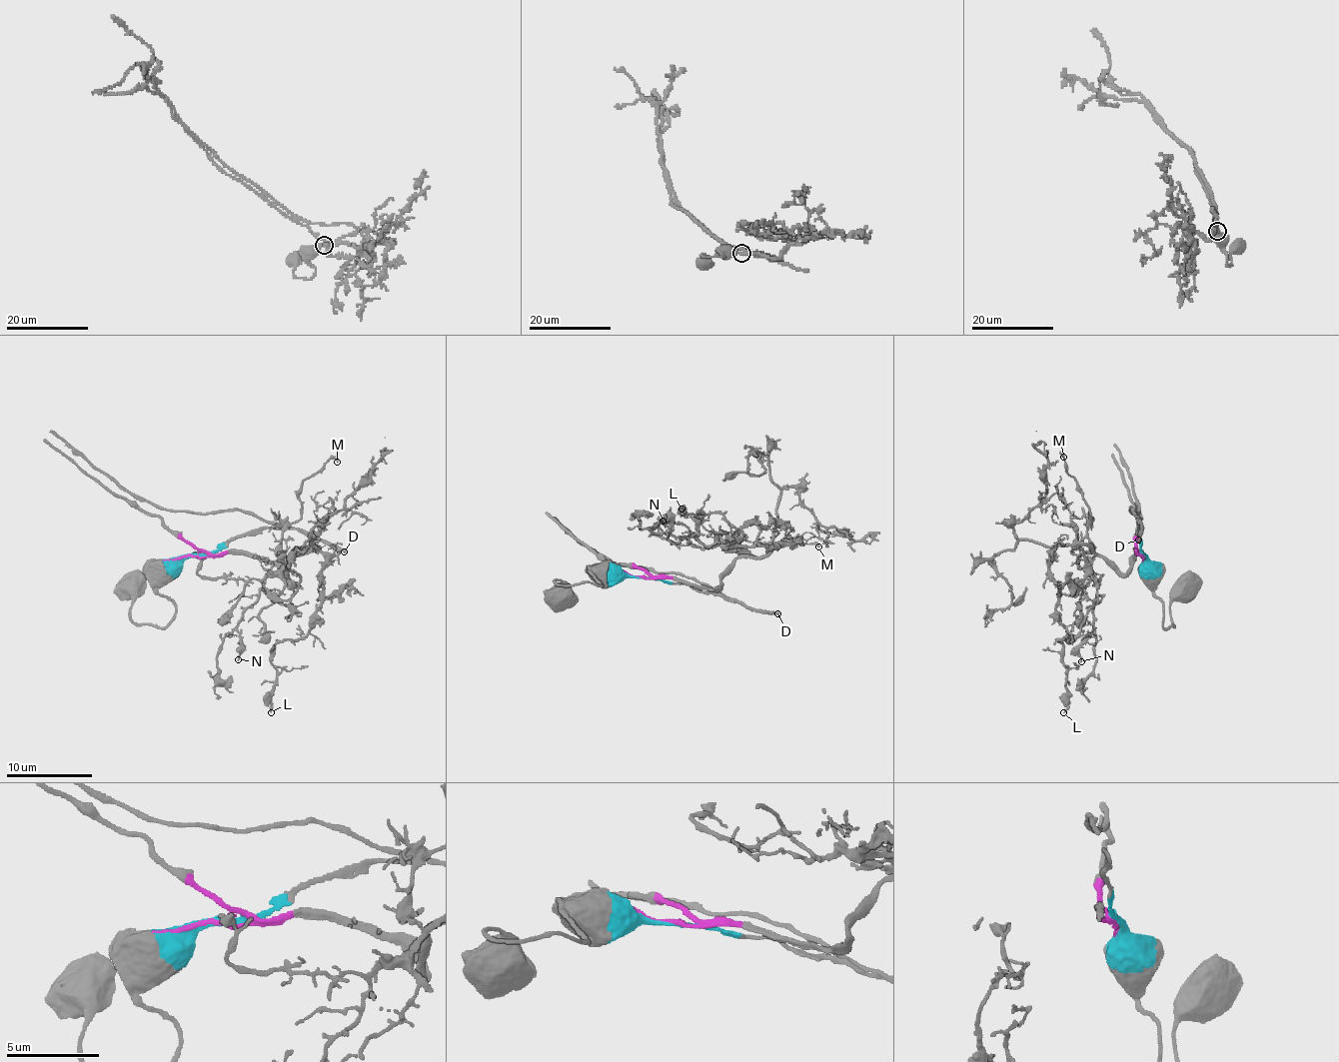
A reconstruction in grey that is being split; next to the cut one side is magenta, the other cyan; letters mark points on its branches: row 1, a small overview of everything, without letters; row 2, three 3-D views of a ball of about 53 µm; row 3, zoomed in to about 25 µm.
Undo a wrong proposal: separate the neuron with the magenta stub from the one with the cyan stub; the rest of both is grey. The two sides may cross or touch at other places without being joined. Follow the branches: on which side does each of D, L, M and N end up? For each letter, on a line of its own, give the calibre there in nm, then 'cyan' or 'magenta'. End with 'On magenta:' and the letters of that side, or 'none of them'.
D: 360 nm thick; cyan
L: 190 nm thick; magenta
M: 220 nm thick; magenta
N: 150 nm thick; magenta
On magenta: L, M, N

